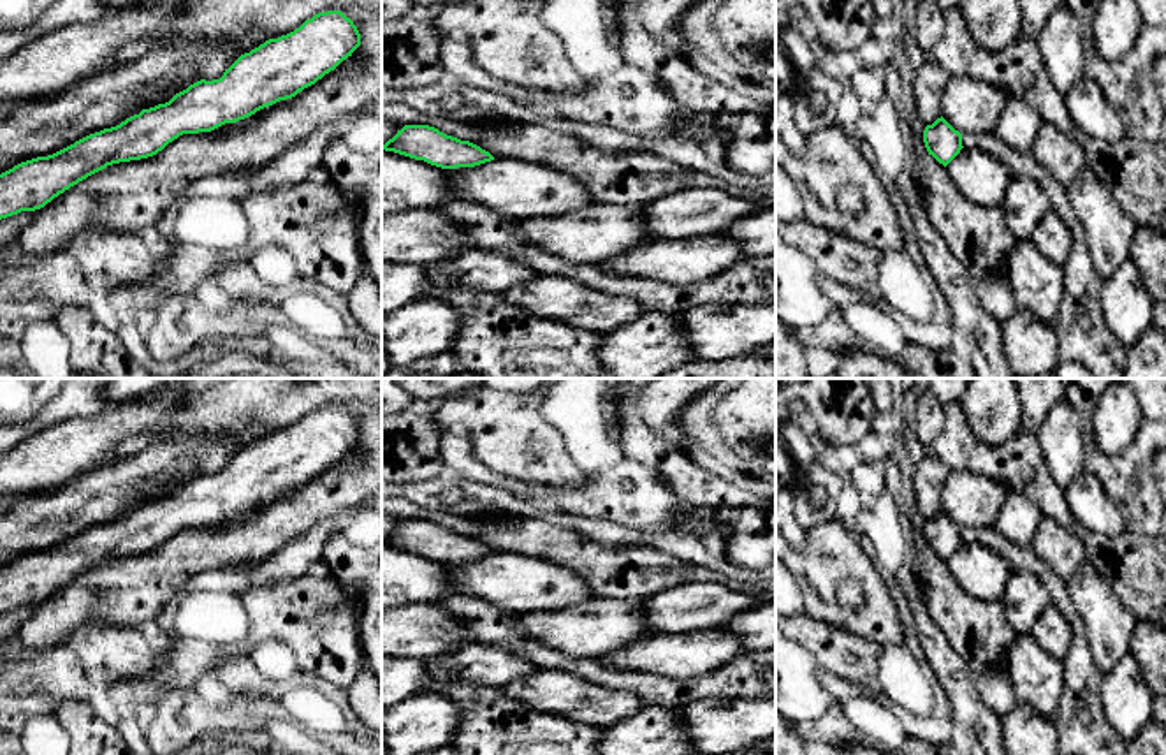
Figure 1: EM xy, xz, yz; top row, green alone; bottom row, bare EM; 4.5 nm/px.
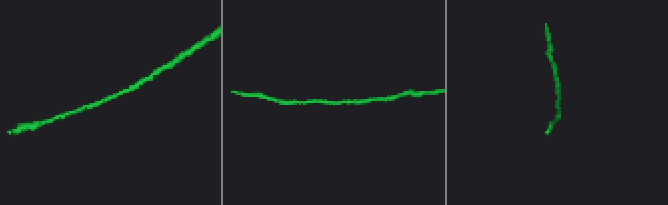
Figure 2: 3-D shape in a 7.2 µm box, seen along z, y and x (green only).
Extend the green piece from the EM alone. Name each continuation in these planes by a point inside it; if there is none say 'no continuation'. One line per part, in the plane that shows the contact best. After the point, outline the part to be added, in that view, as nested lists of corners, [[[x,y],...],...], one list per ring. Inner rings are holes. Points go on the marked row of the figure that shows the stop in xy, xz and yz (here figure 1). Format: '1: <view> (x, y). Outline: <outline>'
no continuation

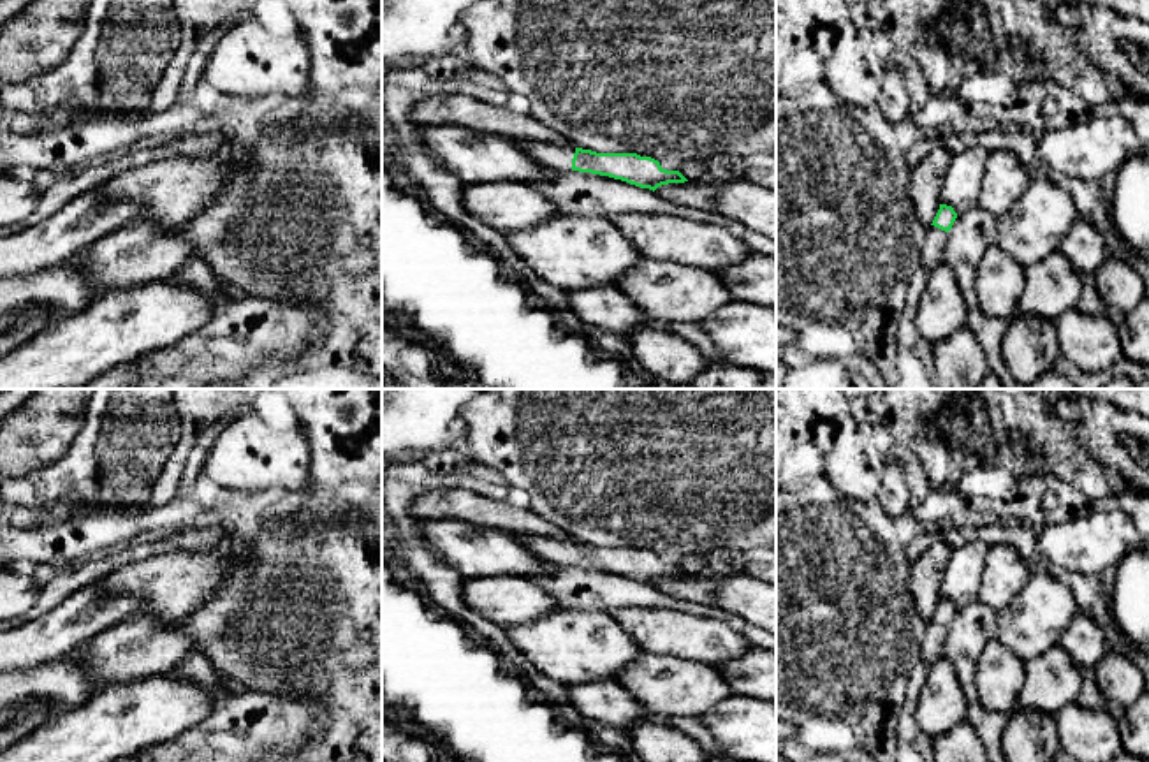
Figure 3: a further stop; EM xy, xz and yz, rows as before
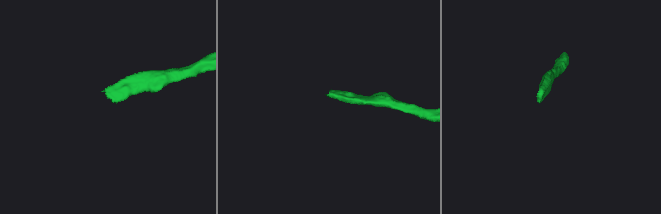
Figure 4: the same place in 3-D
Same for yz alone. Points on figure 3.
1: yz (931, 256). Outline: [[[929,225],[927,227],[927,239],[920,252],[920,266],[924,266],[927,271],[933,271],[936,266],[943,262],[947,245],[947,232]]]

